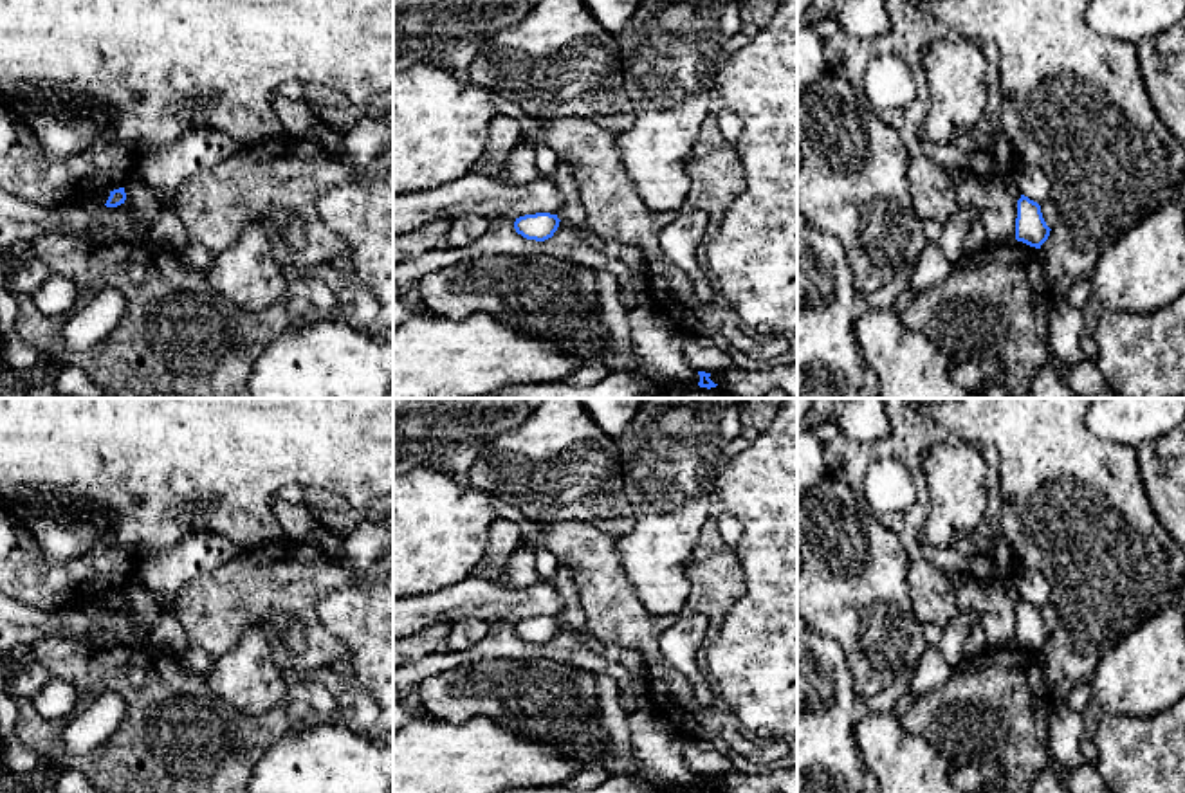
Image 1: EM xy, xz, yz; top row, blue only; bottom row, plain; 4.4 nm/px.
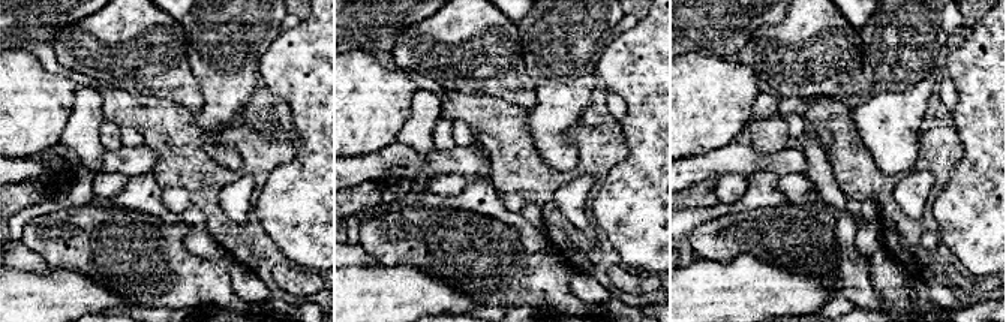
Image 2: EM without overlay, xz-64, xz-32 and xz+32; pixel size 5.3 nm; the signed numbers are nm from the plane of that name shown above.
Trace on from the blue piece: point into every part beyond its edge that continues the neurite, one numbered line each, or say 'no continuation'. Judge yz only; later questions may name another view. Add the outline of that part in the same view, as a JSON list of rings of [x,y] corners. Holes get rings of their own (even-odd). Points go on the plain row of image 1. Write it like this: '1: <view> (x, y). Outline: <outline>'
no continuation

